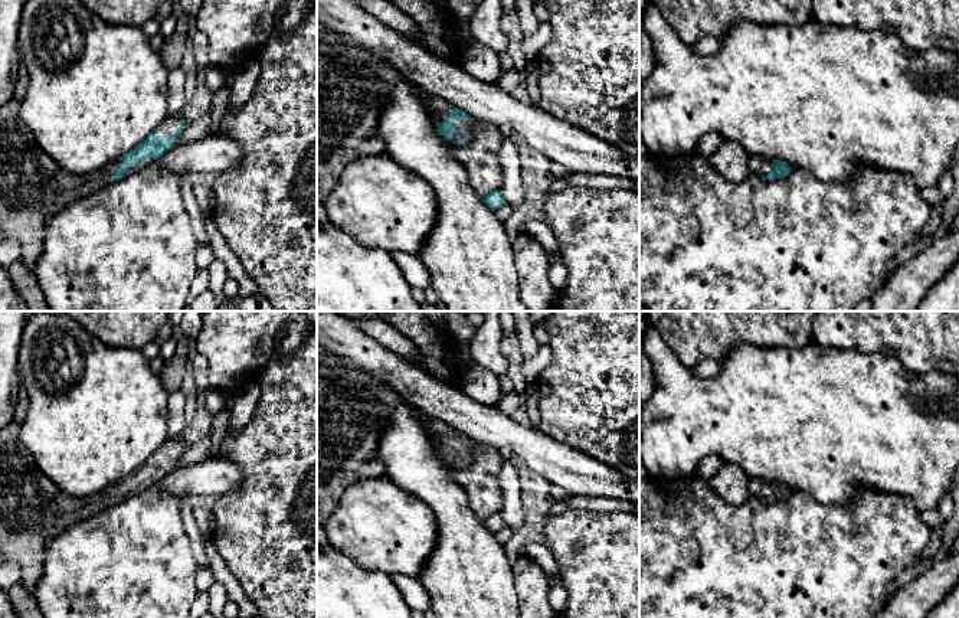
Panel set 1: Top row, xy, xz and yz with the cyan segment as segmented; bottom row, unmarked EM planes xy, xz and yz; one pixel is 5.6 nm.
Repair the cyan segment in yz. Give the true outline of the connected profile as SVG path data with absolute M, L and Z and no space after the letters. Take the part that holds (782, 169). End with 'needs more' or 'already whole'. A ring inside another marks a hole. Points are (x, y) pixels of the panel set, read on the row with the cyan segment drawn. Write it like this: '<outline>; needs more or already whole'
M750 156L749 158L750 173L762 179L775 180L783 179L793 169L780 160L769 160L759 156Z; needs more

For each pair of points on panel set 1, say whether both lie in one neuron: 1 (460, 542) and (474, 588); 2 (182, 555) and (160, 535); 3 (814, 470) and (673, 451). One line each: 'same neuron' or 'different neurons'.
1: same neuron
2: same neuron
3: same neuron

